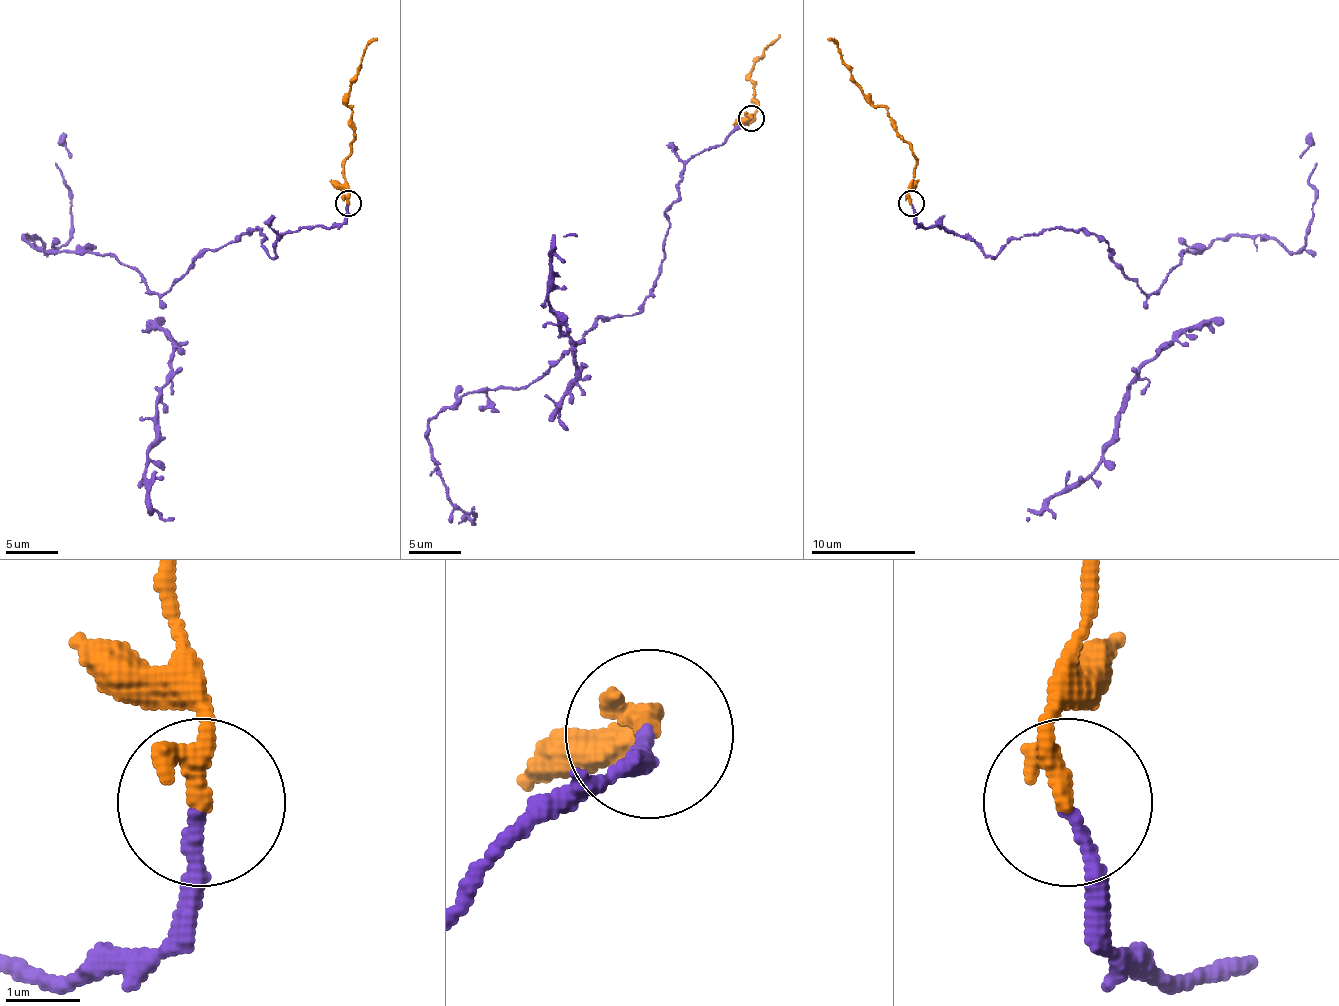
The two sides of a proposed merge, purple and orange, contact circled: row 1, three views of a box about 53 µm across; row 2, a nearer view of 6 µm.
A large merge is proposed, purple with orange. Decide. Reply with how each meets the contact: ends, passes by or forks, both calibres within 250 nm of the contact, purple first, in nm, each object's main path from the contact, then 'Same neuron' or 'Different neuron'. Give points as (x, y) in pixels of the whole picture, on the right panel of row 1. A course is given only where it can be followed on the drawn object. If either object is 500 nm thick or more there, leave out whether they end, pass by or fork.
At the ring purple ends. At the ring orange ends. Thickness 180 nm (purple) against 320 nm. Course of purple: (910, 205), (993, 257), (1053, 228), (1097, 233), (1154, 293), (1183, 252), (1217, 239), (1305, 244), (1310, 132). Course of orange: (910, 202), (915, 158), (913, 148), (897, 132), (887, 109), (874, 106), (840, 49), (827, 38). Same neuron

